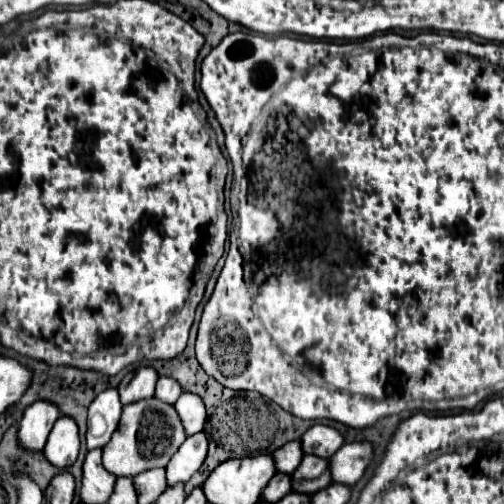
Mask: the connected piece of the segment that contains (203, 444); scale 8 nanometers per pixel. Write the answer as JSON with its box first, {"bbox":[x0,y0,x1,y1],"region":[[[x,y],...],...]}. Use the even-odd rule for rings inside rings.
{"bbox":[166,432,208,486],"region":[[[198,432],[194,436],[188,436],[184,444],[178,448],[178,452],[172,456],[172,460],[166,466],[168,486],[174,486],[176,482],[188,482],[190,476],[202,466],[208,454],[208,438],[204,432]]]}

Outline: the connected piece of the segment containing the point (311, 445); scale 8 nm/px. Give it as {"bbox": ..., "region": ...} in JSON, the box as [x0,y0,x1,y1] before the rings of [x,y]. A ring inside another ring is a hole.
{"bbox":[302,424,344,458],"region":[[[314,424],[302,436],[304,454],[316,454],[322,458],[332,458],[342,444],[344,444],[344,436],[336,428],[324,424]]]}

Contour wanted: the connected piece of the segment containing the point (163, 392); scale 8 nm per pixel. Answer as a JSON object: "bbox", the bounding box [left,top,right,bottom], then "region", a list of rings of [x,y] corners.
{"bbox":[156,376,182,404],"region":[[[160,376],[158,384],[156,384],[156,398],[160,398],[162,402],[174,404],[178,400],[178,396],[182,394],[182,386],[178,384],[178,380],[170,378],[170,376]]]}

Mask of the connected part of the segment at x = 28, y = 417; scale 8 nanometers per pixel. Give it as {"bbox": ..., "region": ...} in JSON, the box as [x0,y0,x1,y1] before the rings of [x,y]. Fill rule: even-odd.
{"bbox":[18,400,60,450],"region":[[[36,400],[32,406],[26,408],[20,420],[20,430],[18,430],[20,444],[28,450],[42,450],[58,418],[60,418],[58,404],[50,400]]]}

